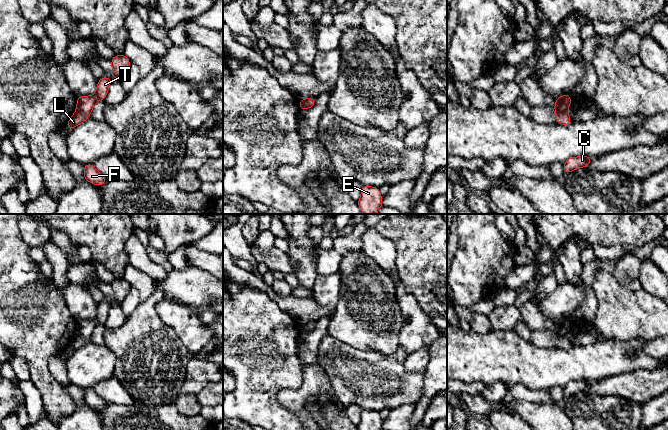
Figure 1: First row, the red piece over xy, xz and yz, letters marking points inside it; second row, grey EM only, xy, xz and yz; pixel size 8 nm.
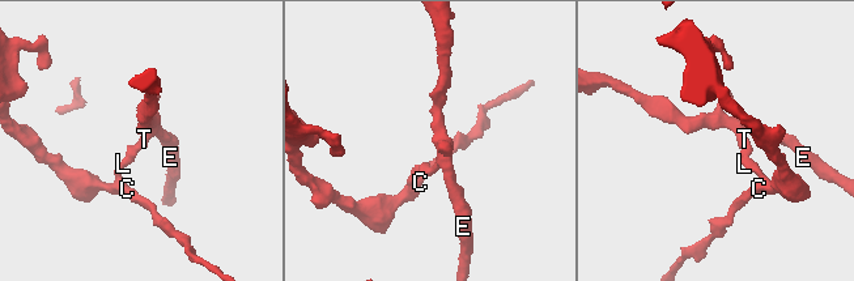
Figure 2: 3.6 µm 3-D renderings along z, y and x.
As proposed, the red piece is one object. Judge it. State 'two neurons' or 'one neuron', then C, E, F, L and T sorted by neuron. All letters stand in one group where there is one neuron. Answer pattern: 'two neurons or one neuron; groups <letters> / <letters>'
two neurons; groups C F L / E T

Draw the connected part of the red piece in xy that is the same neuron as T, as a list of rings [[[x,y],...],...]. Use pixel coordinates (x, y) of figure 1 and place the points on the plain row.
[[[103,300],[97,306],[97,313],[94,319],[77,321],[76,334],[89,341],[95,327],[105,323],[108,317],[110,307],[111,307],[111,303]]]

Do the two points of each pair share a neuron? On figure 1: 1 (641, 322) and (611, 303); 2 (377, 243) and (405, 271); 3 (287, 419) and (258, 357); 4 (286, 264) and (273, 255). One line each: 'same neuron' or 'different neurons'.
1: same neuron
2: different neurons
3: same neuron
4: same neuron

